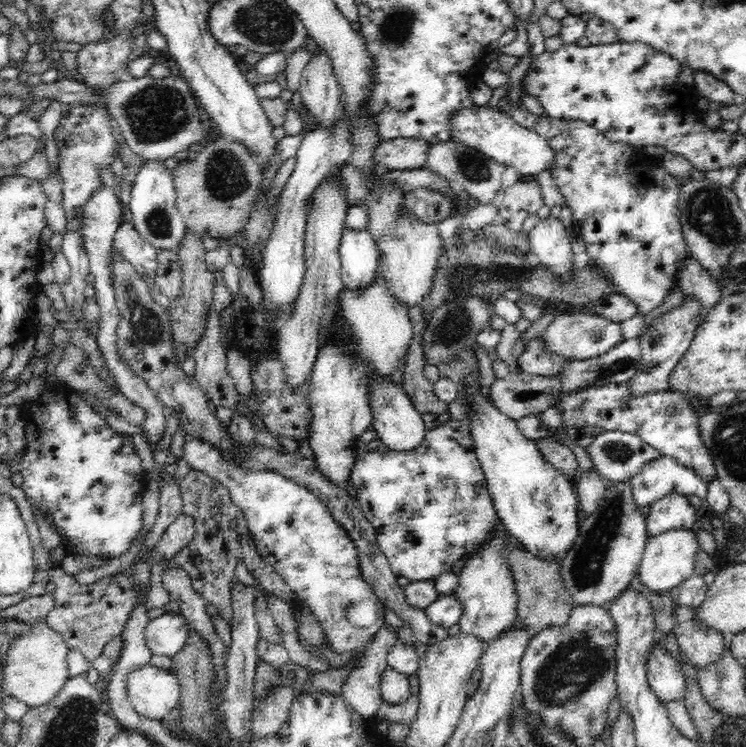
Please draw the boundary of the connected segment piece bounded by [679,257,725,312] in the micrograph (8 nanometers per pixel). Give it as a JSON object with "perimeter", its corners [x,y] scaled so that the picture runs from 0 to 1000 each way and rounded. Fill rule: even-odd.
{"perimeter":[[[924,345],[912,361],[912,388],[916,394],[925,394],[942,412],[942,418],[957,412],[971,398],[971,391],[965,390],[965,382],[954,378],[950,365],[932,348]]]}

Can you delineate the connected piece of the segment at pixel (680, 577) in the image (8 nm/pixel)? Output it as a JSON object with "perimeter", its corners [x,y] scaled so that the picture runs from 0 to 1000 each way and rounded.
{"perimeter":[[[928,708],[894,710],[887,715],[870,719],[854,766],[859,780],[878,795],[901,790],[933,768],[932,752],[936,739],[938,739],[938,730]]]}

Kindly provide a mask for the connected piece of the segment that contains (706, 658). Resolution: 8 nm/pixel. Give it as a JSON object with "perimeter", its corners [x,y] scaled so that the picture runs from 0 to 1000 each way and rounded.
{"perimeter":[[[906,810],[903,817],[903,841],[909,863],[916,880],[933,897],[958,888],[973,873],[975,853],[940,834],[934,817],[925,811]]]}

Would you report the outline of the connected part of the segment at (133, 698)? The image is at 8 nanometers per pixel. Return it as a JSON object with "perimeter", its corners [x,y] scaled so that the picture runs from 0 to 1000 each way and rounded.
{"perimeter":[[[201,888],[180,893],[166,910],[170,937],[186,957],[217,964],[240,940],[241,916],[232,900]]]}

